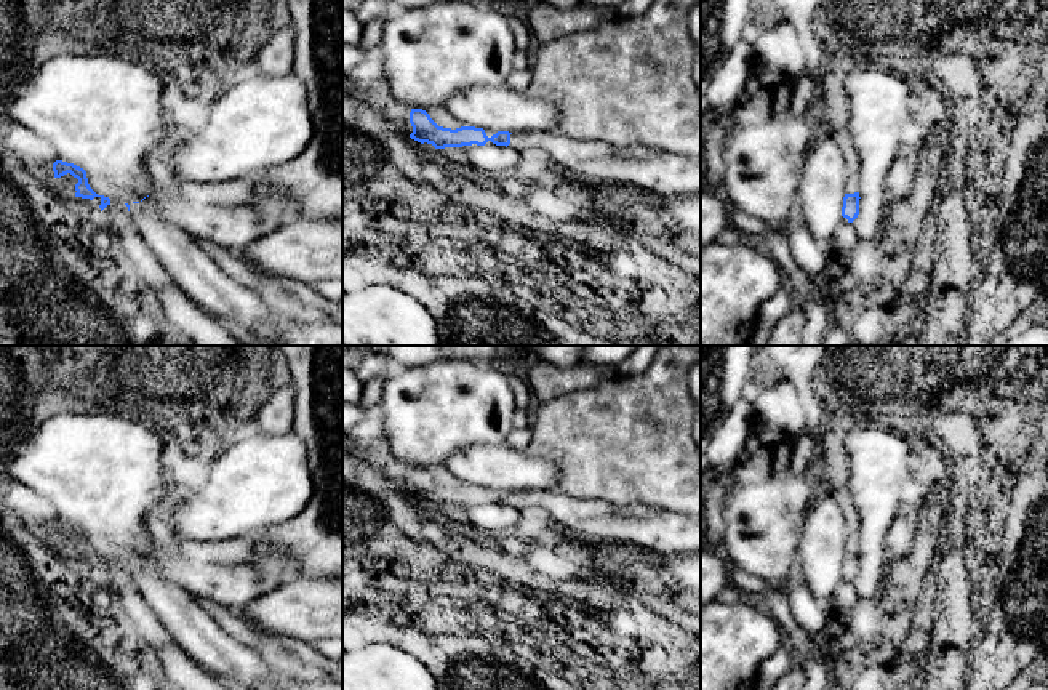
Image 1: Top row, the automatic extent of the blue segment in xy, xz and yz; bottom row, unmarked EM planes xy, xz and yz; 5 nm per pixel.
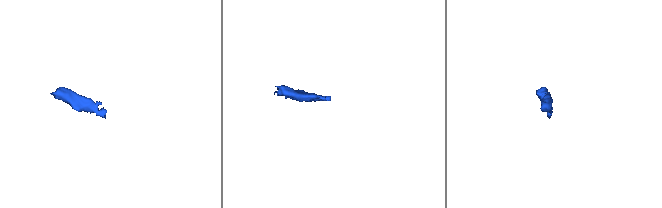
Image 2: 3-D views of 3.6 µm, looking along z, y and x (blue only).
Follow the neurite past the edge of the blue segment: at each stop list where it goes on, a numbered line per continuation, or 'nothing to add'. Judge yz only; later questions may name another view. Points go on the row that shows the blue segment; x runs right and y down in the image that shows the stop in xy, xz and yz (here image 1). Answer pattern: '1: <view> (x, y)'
1: yz (853, 183)

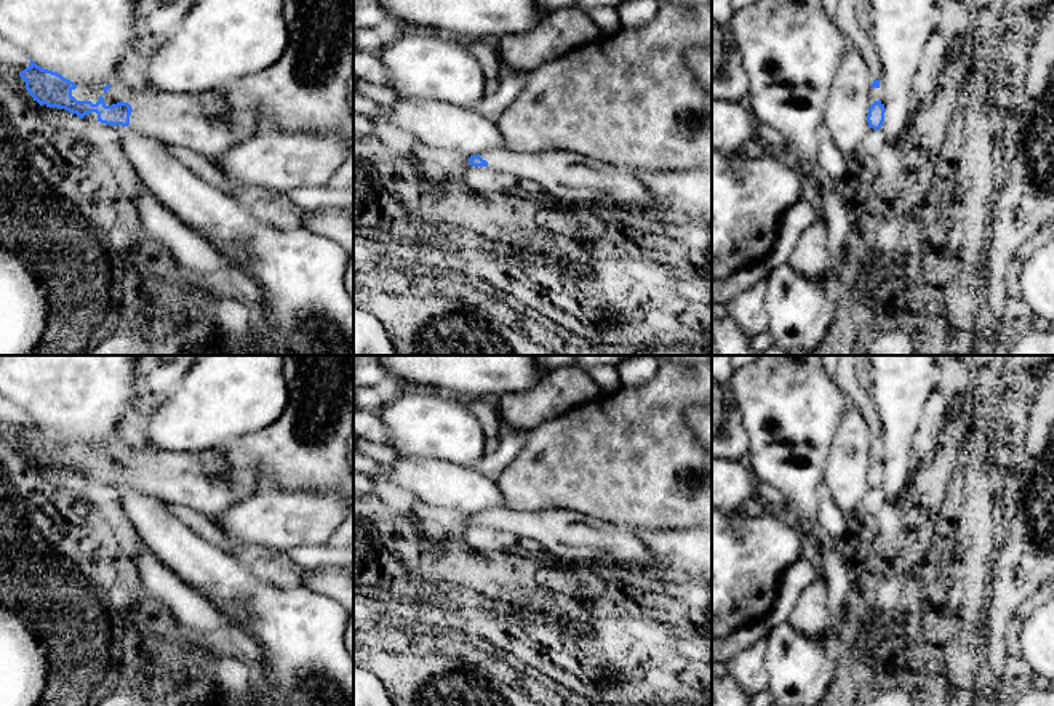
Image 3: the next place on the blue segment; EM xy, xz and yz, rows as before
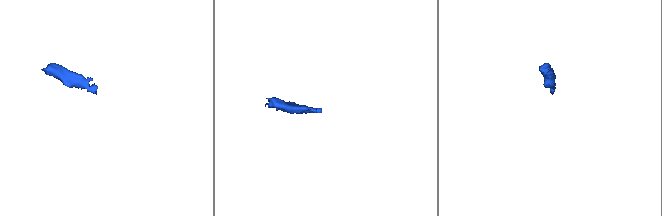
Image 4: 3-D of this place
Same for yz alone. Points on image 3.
1: yz (875, 93)

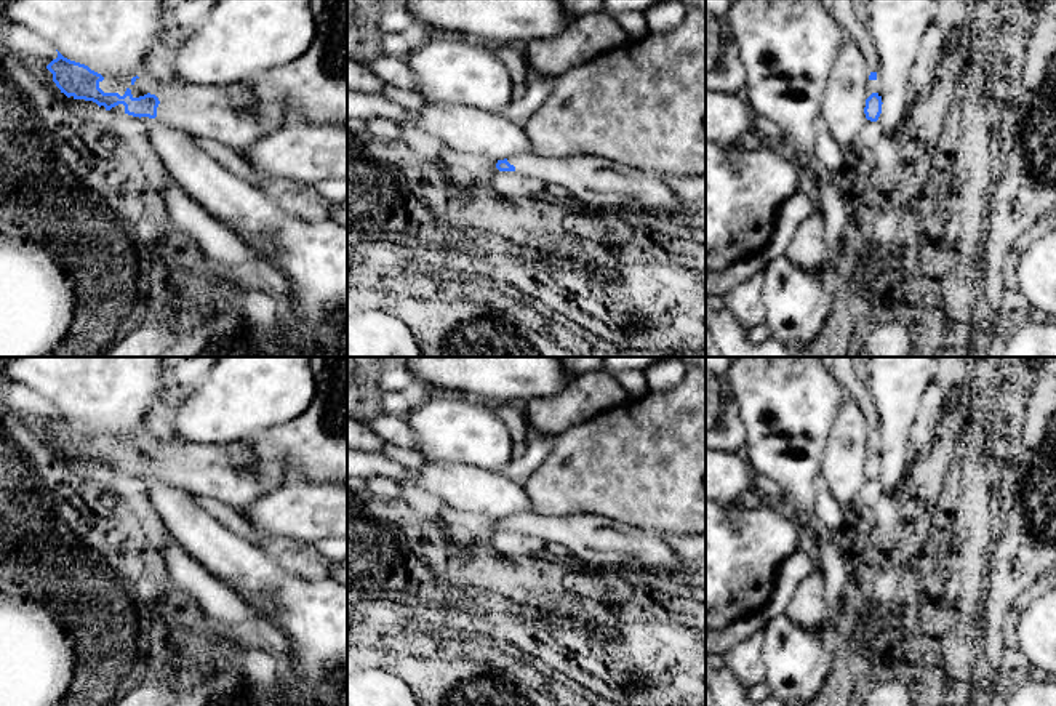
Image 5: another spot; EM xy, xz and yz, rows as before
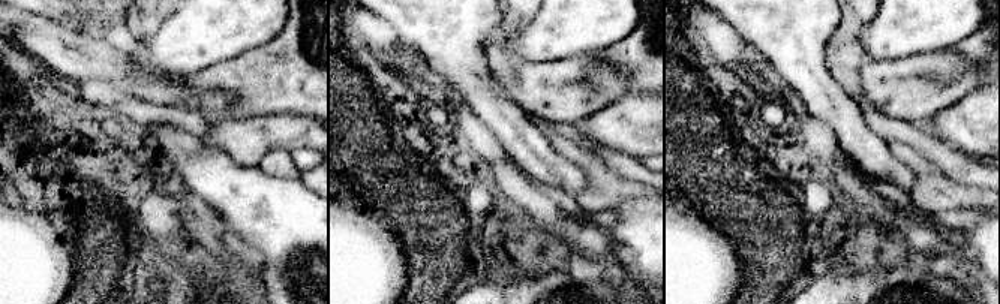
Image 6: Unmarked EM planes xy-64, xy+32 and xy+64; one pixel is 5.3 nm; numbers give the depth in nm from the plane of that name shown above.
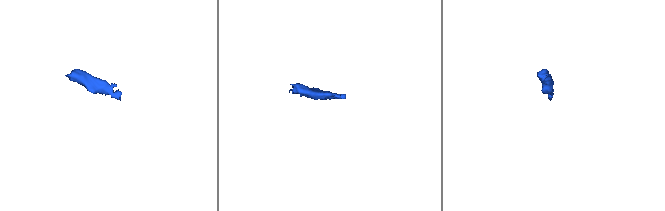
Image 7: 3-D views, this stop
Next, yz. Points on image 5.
1: yz (872, 85)

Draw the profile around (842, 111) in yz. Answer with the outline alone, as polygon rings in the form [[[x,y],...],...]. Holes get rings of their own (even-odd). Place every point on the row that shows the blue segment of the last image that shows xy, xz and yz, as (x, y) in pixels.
[[[853,42],[845,45],[826,80],[821,102],[821,123],[840,146],[850,147],[867,122],[869,75],[870,67],[861,48]]]

